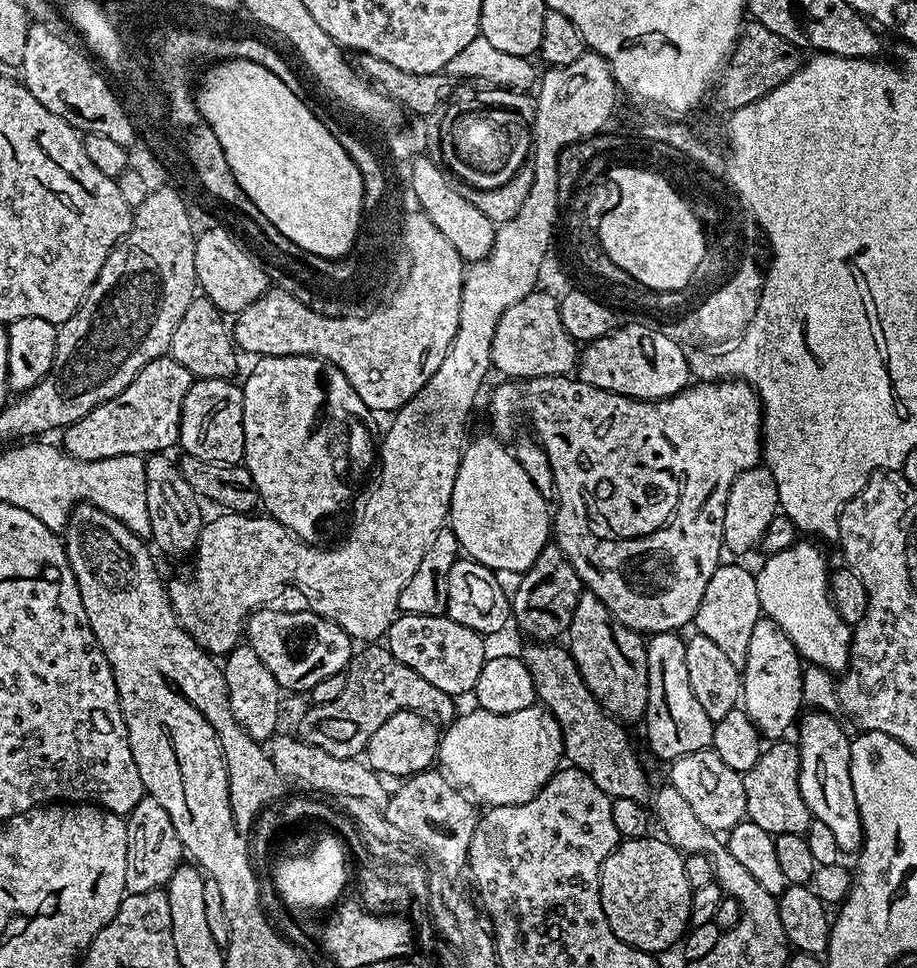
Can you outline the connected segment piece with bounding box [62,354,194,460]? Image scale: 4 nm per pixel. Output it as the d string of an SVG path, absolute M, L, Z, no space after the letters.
M171 355L159 356L147 364L114 398L102 402L82 418L63 429L63 451L76 460L105 460L119 456L147 458L153 453L167 453L180 439L182 402L194 383L194 377Z

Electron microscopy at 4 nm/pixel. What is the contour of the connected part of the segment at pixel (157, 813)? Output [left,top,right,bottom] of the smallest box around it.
[125,794,186,893]

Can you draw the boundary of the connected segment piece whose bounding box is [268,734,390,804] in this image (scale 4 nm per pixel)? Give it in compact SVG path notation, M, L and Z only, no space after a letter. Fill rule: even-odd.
M275 735L268 746L269 755L278 773L286 780L296 780L304 787L336 796L348 796L350 800L363 799L373 804L388 801L389 791L382 786L383 779L361 759L340 759L318 747L311 741L298 740L290 736Z

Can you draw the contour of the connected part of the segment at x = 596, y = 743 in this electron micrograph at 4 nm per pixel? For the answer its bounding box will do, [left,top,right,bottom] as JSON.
[522,646,654,805]

